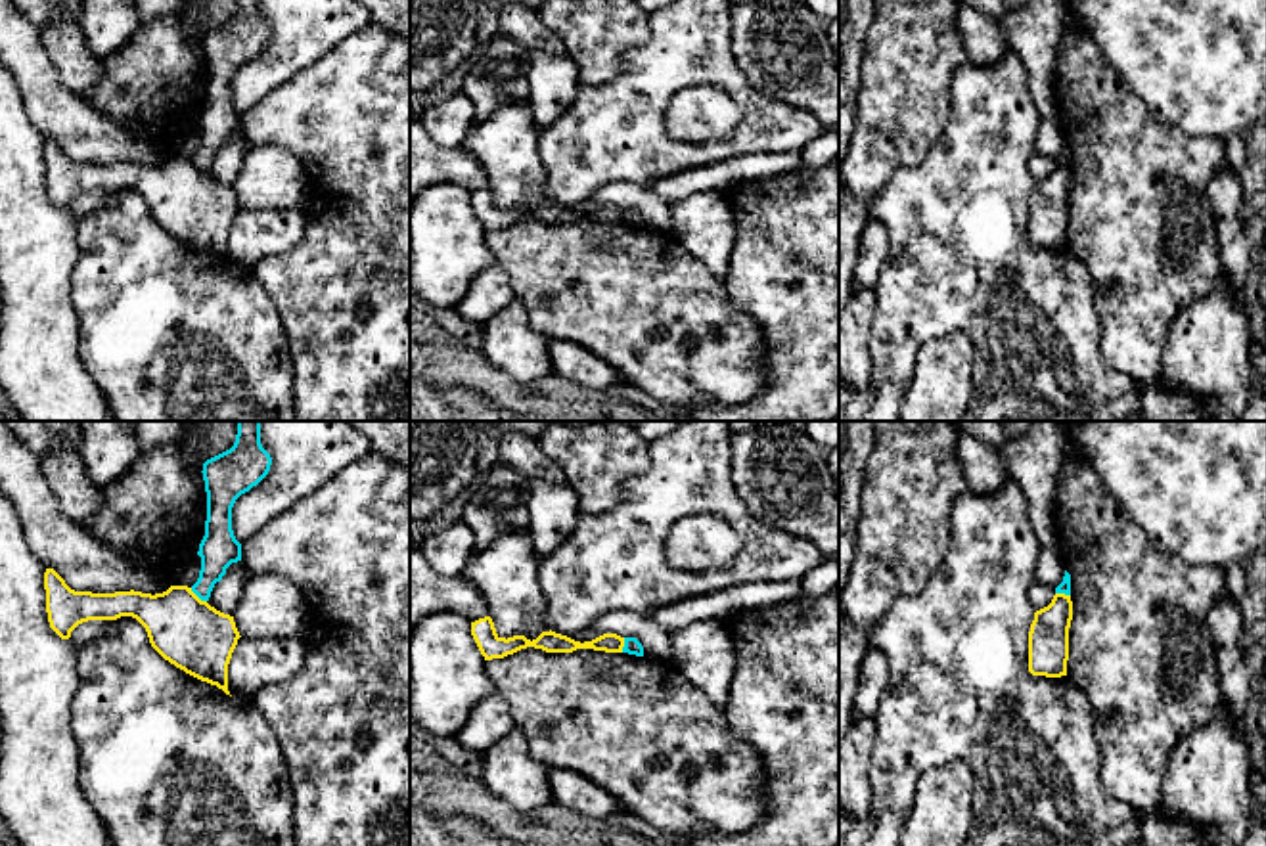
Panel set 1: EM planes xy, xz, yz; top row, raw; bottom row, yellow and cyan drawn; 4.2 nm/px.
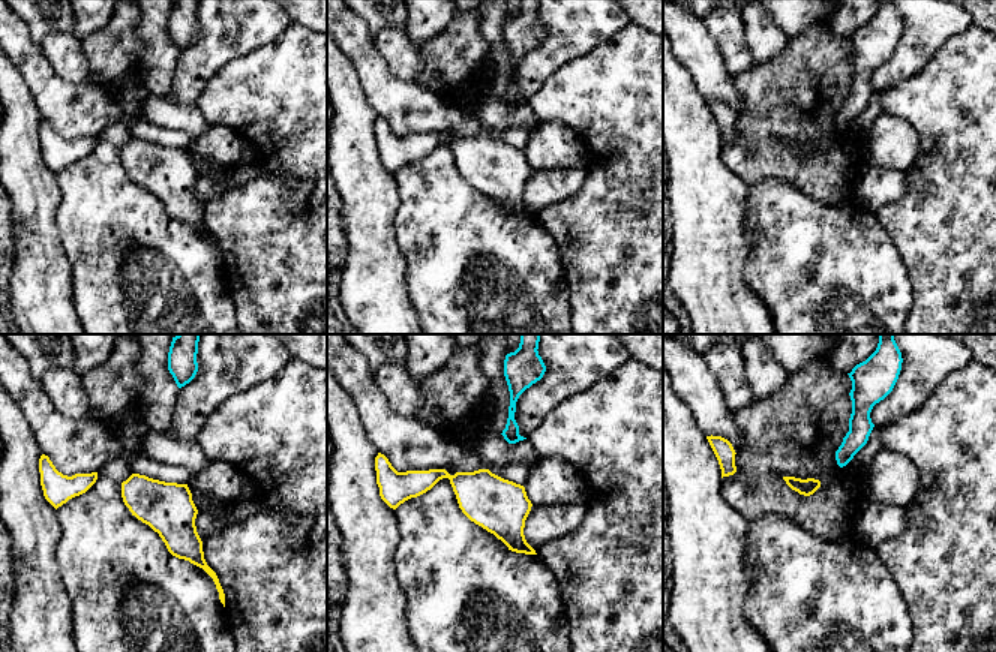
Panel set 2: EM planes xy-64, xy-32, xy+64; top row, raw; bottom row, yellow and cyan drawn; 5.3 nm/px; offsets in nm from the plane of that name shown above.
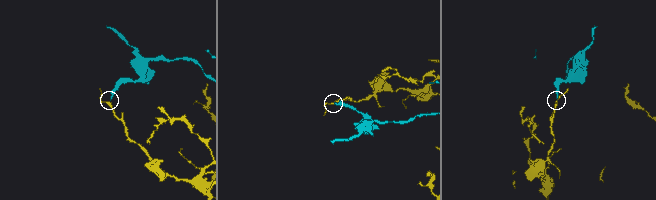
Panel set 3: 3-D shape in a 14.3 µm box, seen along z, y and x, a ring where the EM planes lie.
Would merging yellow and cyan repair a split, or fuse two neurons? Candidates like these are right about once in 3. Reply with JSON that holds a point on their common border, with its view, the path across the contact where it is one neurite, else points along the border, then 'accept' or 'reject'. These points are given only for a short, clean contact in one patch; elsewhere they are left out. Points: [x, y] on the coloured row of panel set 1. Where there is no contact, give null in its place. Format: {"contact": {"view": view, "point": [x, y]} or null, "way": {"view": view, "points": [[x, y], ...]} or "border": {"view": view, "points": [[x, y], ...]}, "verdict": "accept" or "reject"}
{"contact": {"view": "xy", "point": [196, 596]}, "border": {"view": "xy", "points": [[190, 588], [205, 601]]}, "verdict": "reject"}

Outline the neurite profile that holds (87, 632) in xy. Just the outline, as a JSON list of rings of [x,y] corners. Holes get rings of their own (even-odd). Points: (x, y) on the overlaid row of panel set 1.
[[[88,620],[79,624],[73,632],[69,641],[75,647],[90,645],[105,635],[113,628],[115,620]]]

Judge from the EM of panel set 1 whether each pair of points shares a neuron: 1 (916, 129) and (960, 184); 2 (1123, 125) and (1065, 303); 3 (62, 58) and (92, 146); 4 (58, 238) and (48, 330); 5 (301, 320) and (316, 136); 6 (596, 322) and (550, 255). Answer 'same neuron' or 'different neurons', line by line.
1: different neurons
2: different neurons
3: different neurons
4: same neuron
5: same neuron
6: same neuron

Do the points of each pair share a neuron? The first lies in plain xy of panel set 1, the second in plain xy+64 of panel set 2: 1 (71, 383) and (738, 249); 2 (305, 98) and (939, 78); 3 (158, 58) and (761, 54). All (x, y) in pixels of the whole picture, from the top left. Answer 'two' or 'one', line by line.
1: one
2: one
3: two

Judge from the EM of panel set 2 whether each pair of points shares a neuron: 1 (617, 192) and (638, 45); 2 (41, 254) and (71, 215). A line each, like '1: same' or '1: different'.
1: same
2: different

